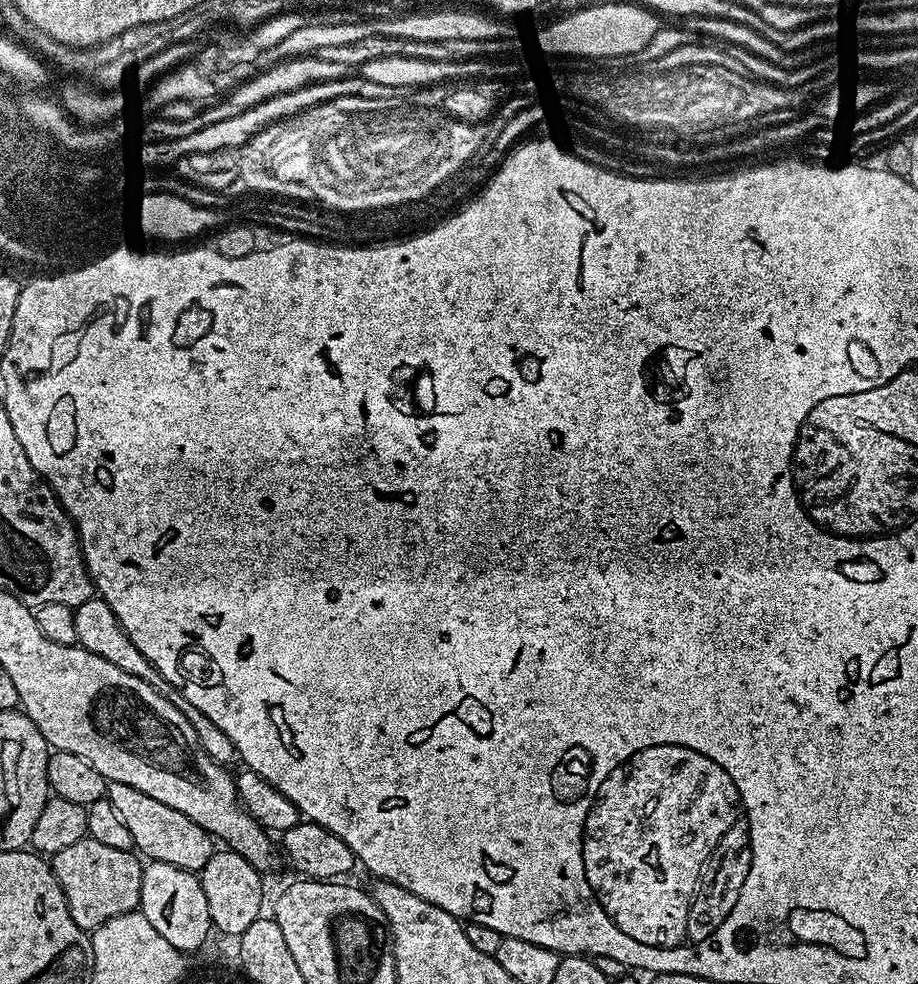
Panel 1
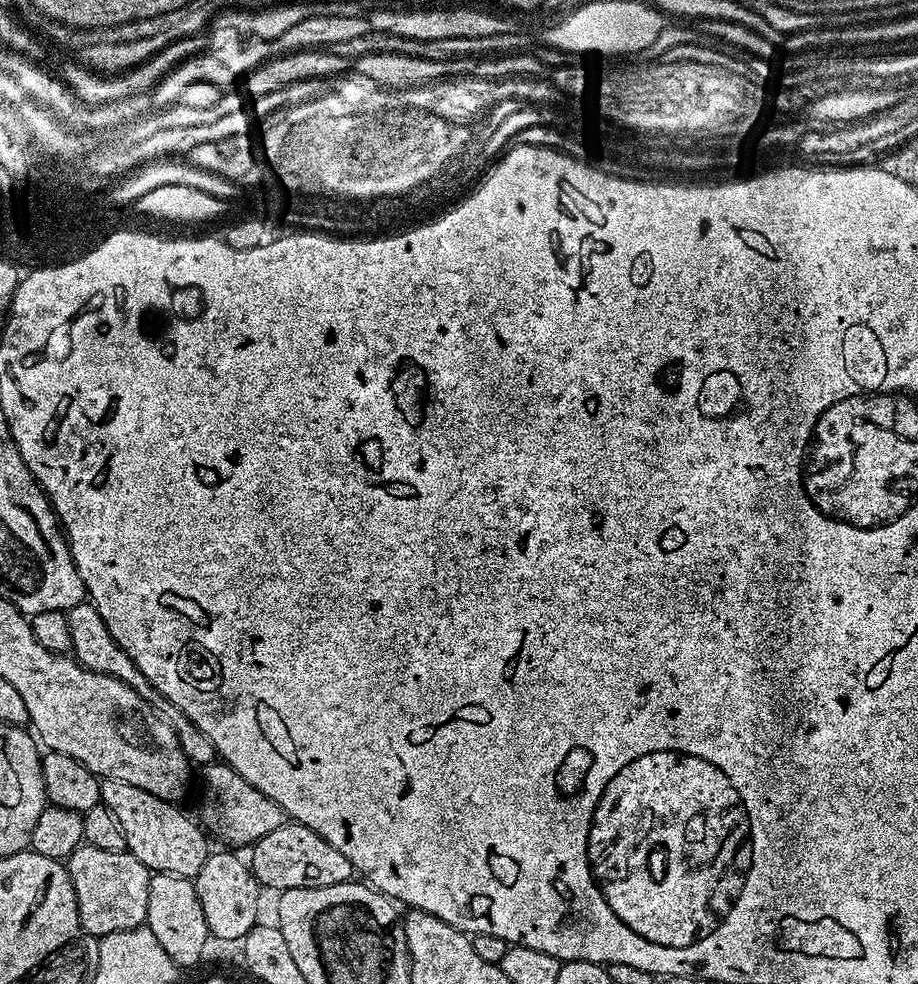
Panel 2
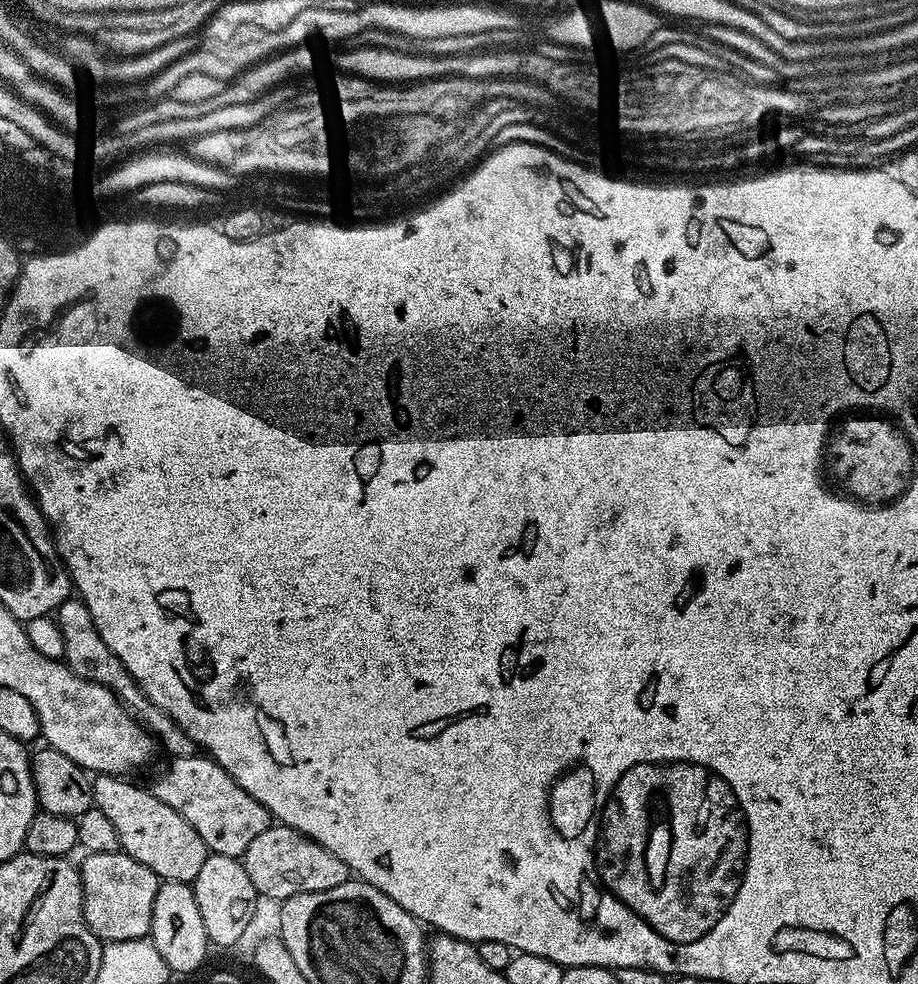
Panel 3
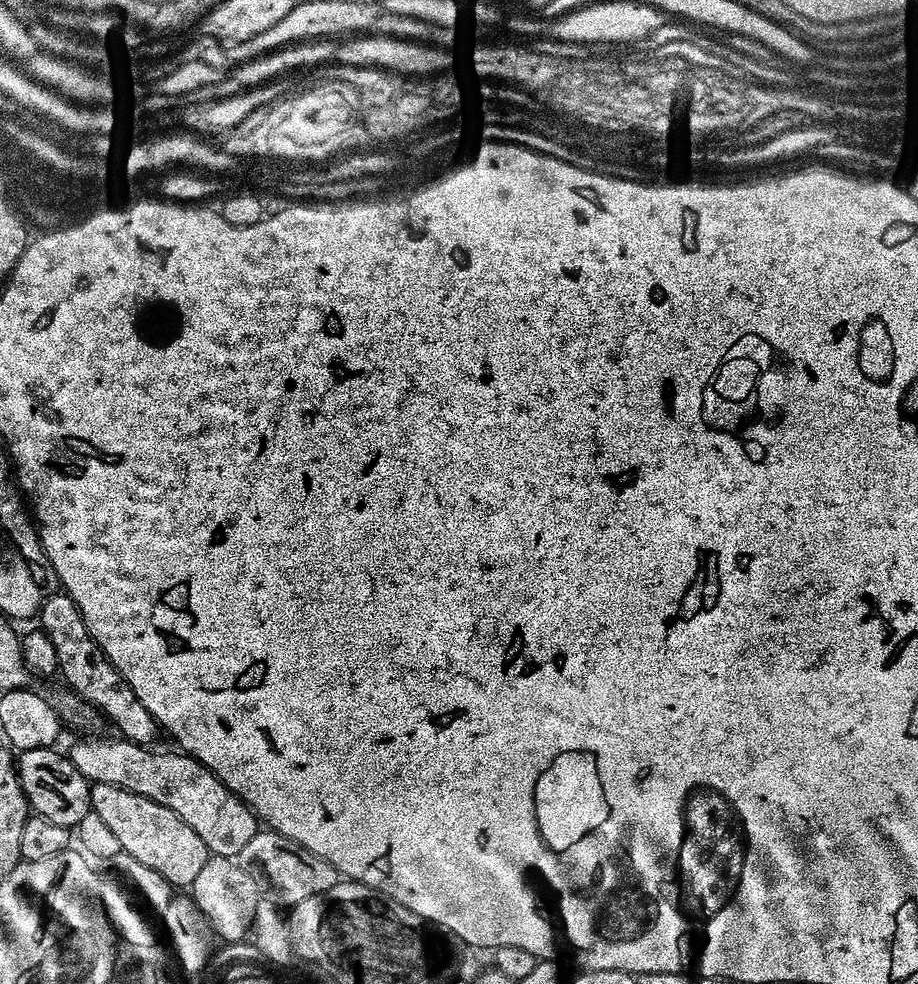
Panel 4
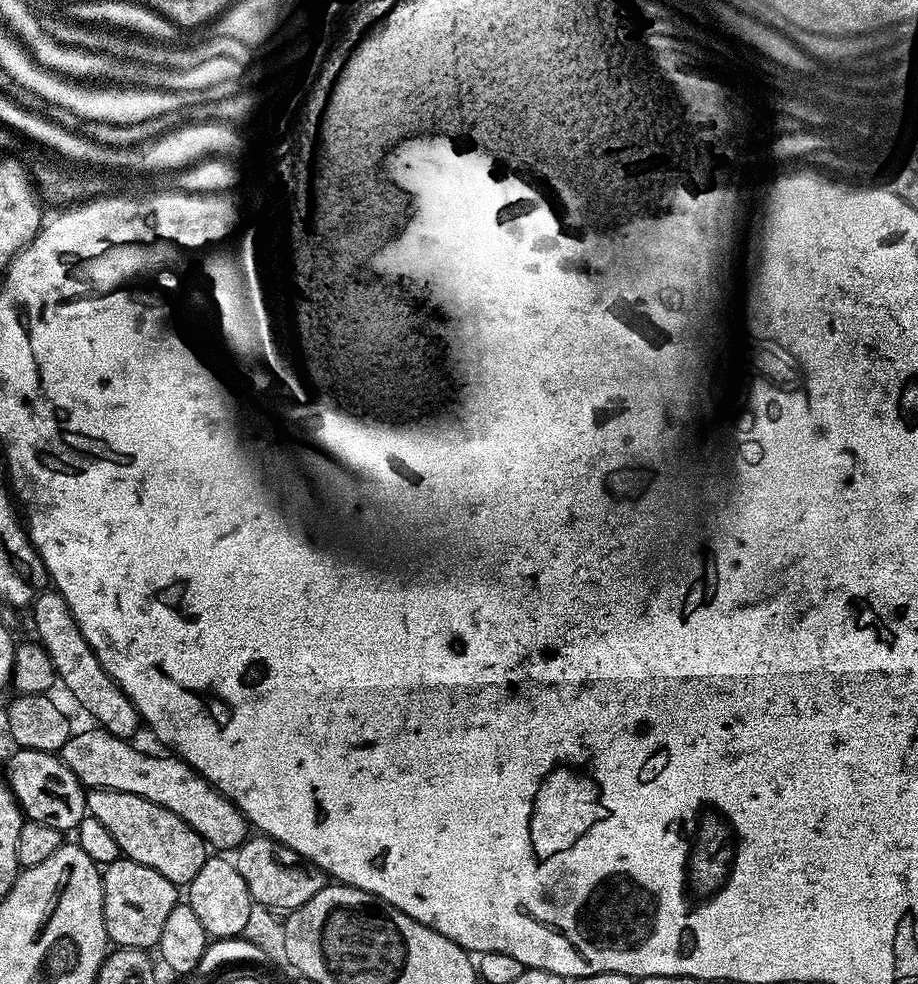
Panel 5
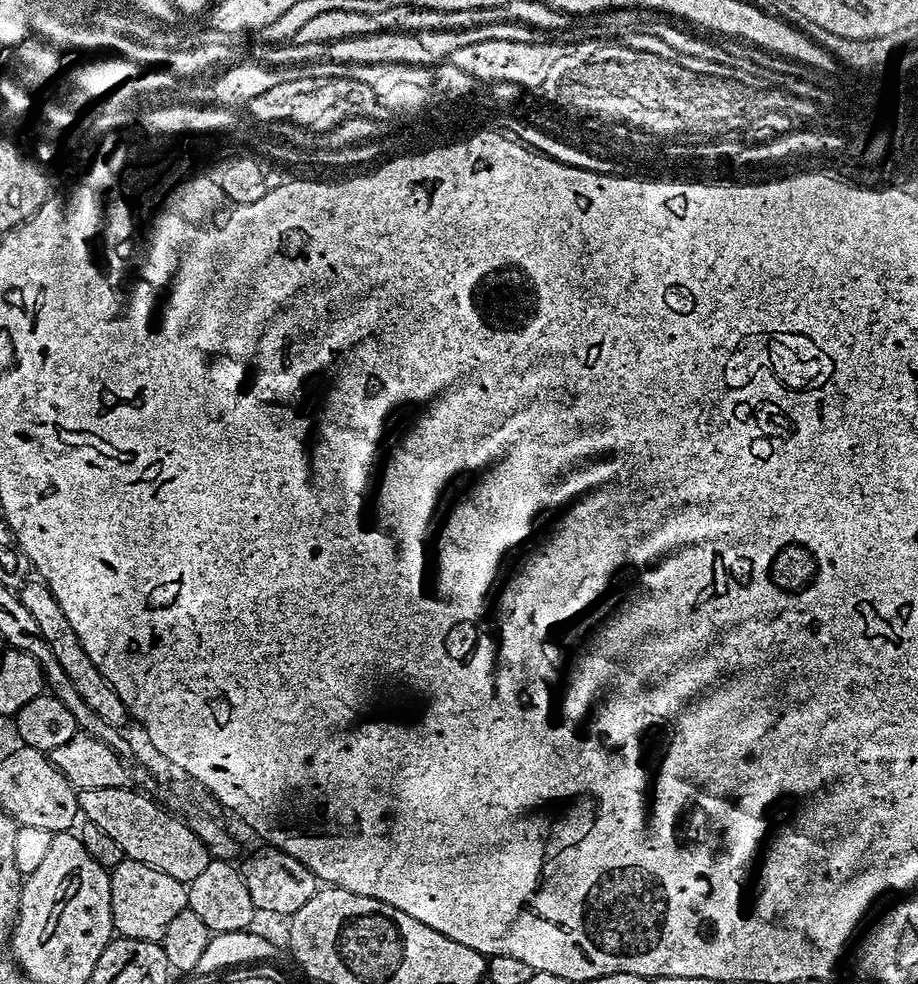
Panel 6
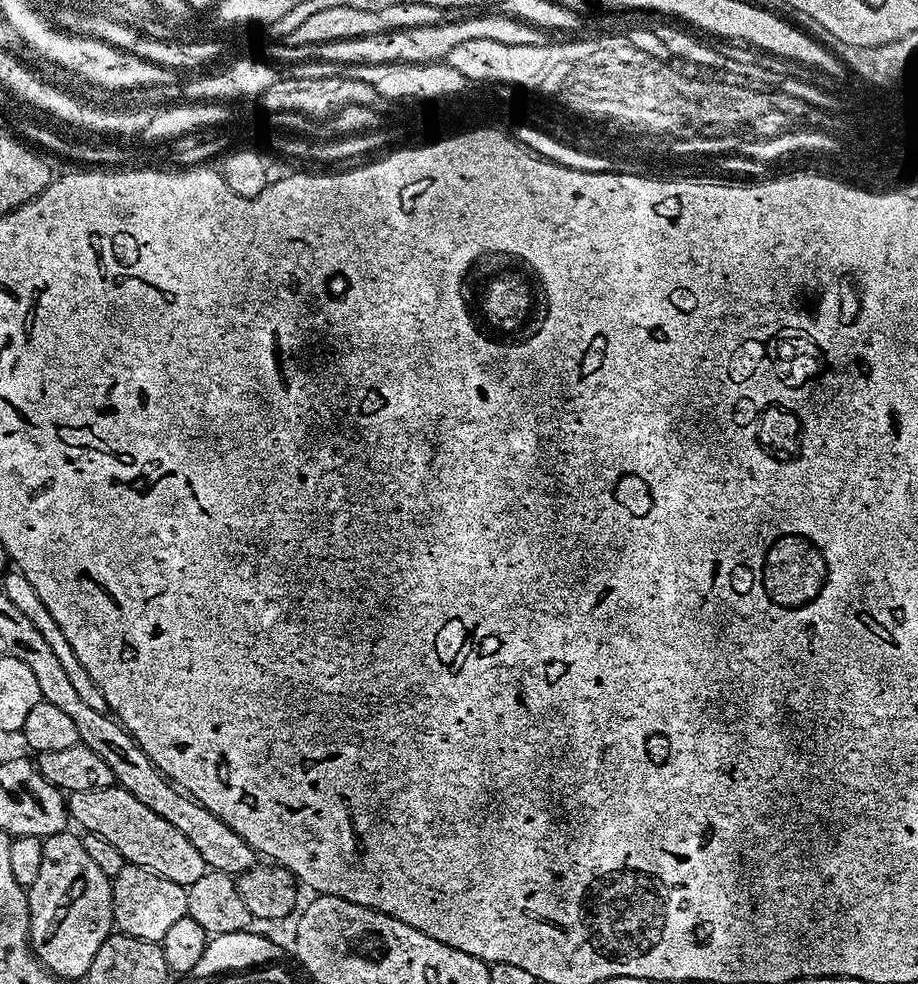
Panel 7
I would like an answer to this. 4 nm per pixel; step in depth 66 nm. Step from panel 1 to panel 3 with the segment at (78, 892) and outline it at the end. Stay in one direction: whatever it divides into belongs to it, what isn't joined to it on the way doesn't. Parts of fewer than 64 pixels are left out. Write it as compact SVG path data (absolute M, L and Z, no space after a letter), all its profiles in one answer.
M122 850L110 854L89 852L83 858L78 867L84 880L84 920L88 929L101 942L145 939L152 931L154 900L162 883L160 877Z

